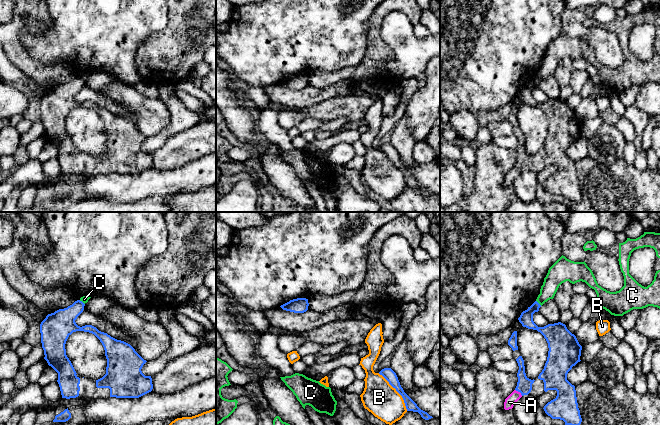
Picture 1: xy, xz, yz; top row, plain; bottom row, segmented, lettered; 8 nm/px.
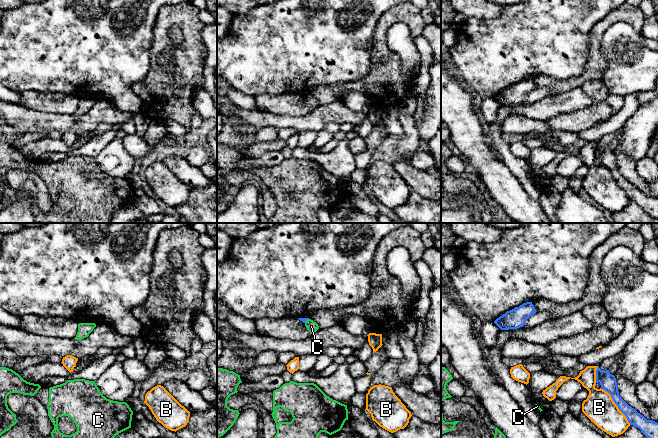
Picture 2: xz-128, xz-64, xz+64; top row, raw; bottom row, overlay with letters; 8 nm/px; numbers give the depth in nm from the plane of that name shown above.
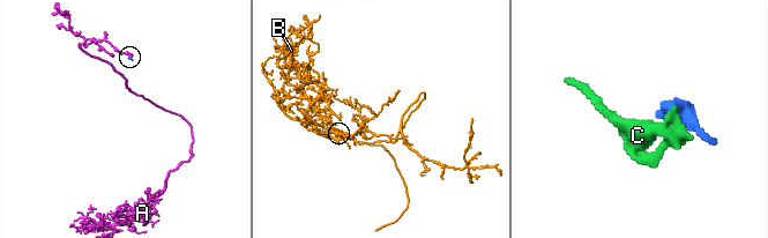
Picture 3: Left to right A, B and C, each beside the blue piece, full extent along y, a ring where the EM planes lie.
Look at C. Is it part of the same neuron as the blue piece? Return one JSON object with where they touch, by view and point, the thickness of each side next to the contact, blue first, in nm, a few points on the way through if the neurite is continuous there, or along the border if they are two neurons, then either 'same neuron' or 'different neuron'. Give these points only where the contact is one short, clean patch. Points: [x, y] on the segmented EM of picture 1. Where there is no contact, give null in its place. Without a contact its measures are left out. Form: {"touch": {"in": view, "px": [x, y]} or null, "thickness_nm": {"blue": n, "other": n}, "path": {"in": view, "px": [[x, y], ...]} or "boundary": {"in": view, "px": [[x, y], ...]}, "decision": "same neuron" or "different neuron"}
{"touch": {"in": "yz", "px": [538, 303]}, "thickness_nm": {"blue": 130, "other": 150}, "boundary": {"in": "yz", "px": [[536, 300], [541, 305]]}, "decision": "different neuron"}

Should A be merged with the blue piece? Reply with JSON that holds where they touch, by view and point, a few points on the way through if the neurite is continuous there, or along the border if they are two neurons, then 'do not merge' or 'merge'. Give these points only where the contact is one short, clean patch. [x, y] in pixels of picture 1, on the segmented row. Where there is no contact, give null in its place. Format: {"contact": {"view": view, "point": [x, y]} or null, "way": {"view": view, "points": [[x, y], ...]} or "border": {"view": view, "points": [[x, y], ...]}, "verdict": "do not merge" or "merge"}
{"contact": {"view": "yz", "point": [519, 391]}, "verdict": "merge"}

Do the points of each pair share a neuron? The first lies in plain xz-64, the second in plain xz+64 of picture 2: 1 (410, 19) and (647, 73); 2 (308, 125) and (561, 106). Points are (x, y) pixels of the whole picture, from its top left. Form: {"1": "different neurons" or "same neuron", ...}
{"1": "different neurons", "2": "different neurons"}

